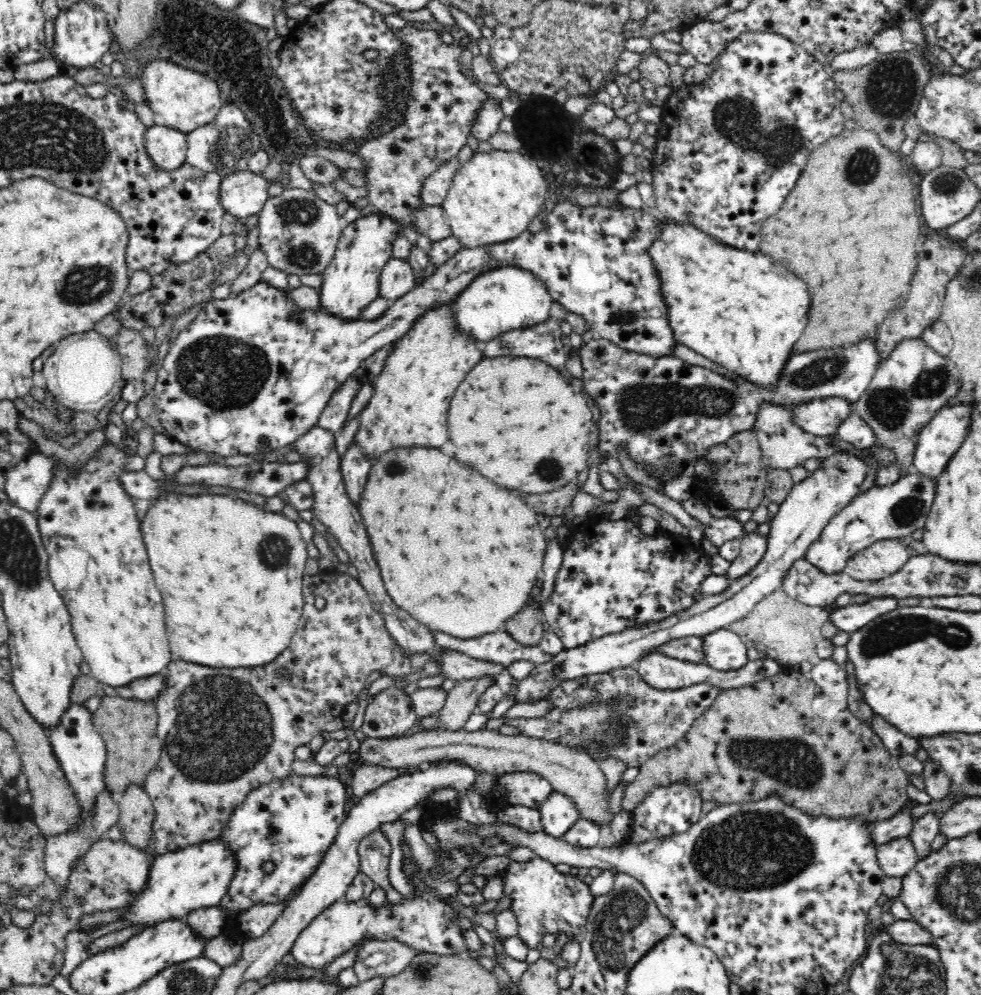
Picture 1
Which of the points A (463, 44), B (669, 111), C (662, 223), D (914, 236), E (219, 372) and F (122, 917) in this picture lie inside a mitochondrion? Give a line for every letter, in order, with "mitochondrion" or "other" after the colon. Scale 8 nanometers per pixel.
A: other
B: other
C: other
D: other
E: mitochondrion
F: other

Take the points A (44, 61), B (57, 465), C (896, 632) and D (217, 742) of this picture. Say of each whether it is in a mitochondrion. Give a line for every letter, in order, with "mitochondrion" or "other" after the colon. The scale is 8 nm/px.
A: other
B: other
C: mitochondrion
D: mitochondrion

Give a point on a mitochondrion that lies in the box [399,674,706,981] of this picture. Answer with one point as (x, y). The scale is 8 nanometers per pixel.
(616, 925)

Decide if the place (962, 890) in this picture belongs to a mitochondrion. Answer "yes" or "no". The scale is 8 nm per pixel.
yes

